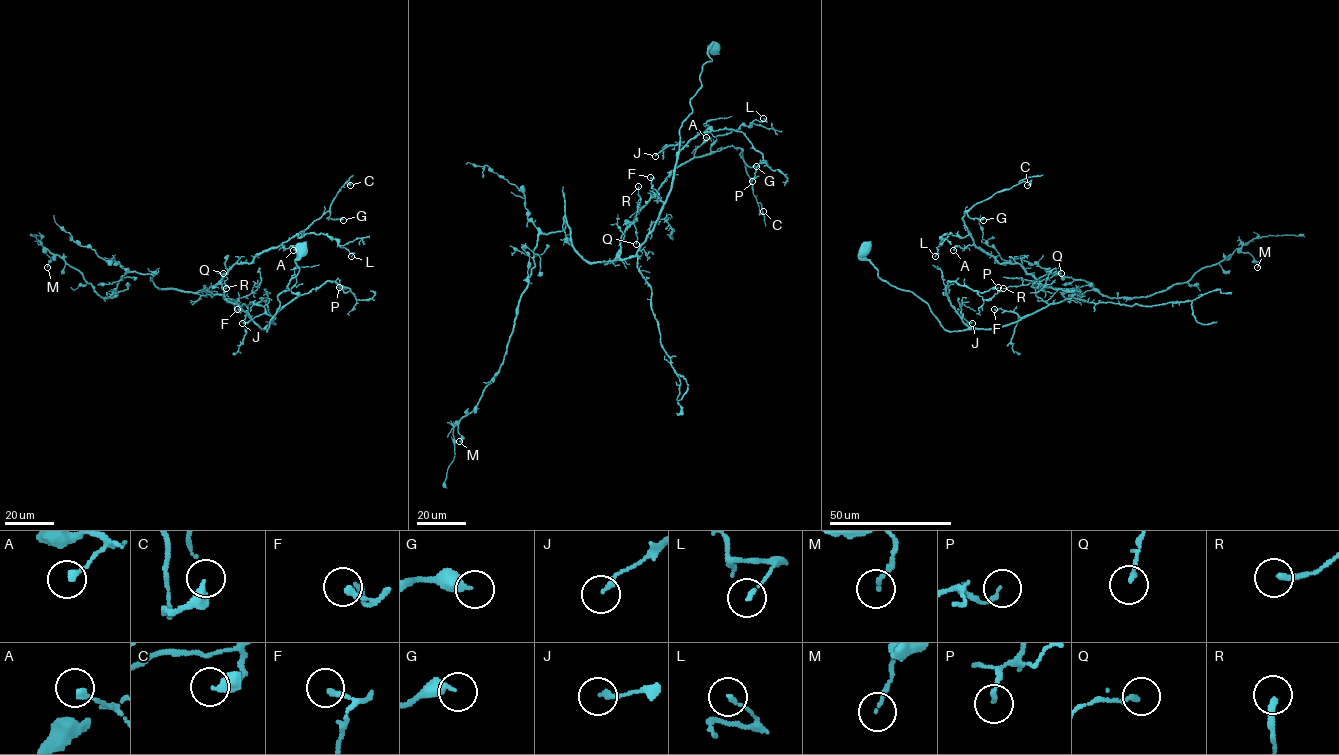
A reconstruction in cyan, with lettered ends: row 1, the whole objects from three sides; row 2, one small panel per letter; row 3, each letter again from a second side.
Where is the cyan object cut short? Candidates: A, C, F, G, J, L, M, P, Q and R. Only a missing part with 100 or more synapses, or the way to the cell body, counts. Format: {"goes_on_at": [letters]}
{"goes_on_at": []}

